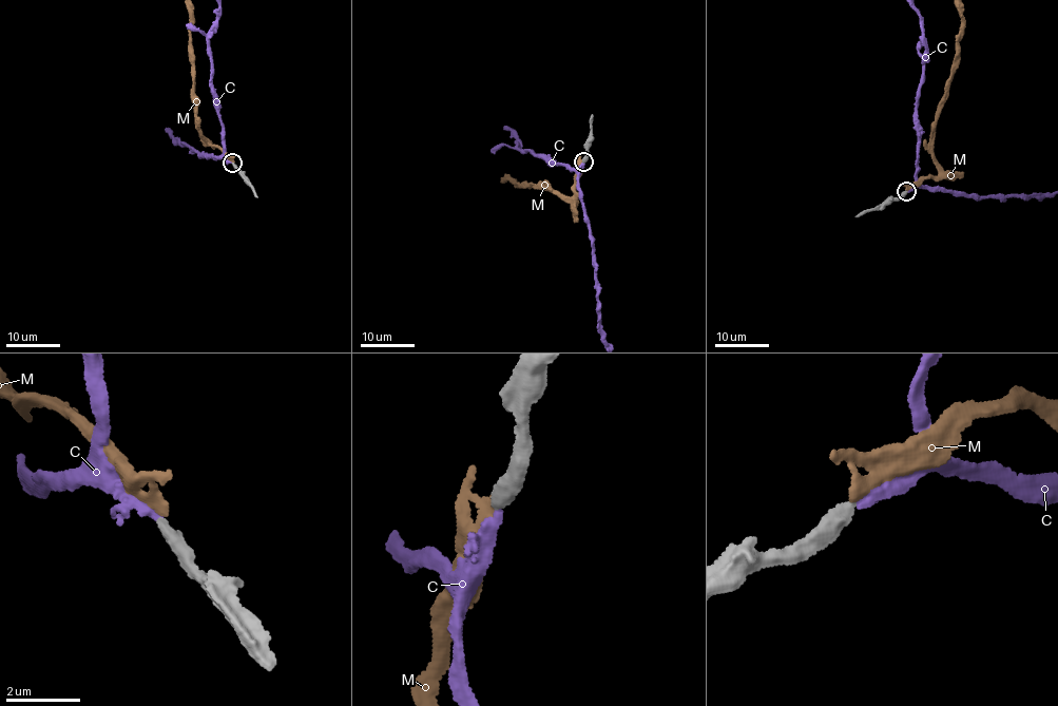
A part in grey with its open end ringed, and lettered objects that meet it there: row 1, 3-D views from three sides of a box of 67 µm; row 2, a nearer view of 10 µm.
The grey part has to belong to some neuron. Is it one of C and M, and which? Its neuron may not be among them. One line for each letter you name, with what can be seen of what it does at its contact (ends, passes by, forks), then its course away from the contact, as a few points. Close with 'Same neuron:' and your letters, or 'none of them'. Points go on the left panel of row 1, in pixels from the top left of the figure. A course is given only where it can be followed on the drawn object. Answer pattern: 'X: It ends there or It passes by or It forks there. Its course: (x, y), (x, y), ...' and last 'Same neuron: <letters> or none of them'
C: It ends there
Same neuron: C

